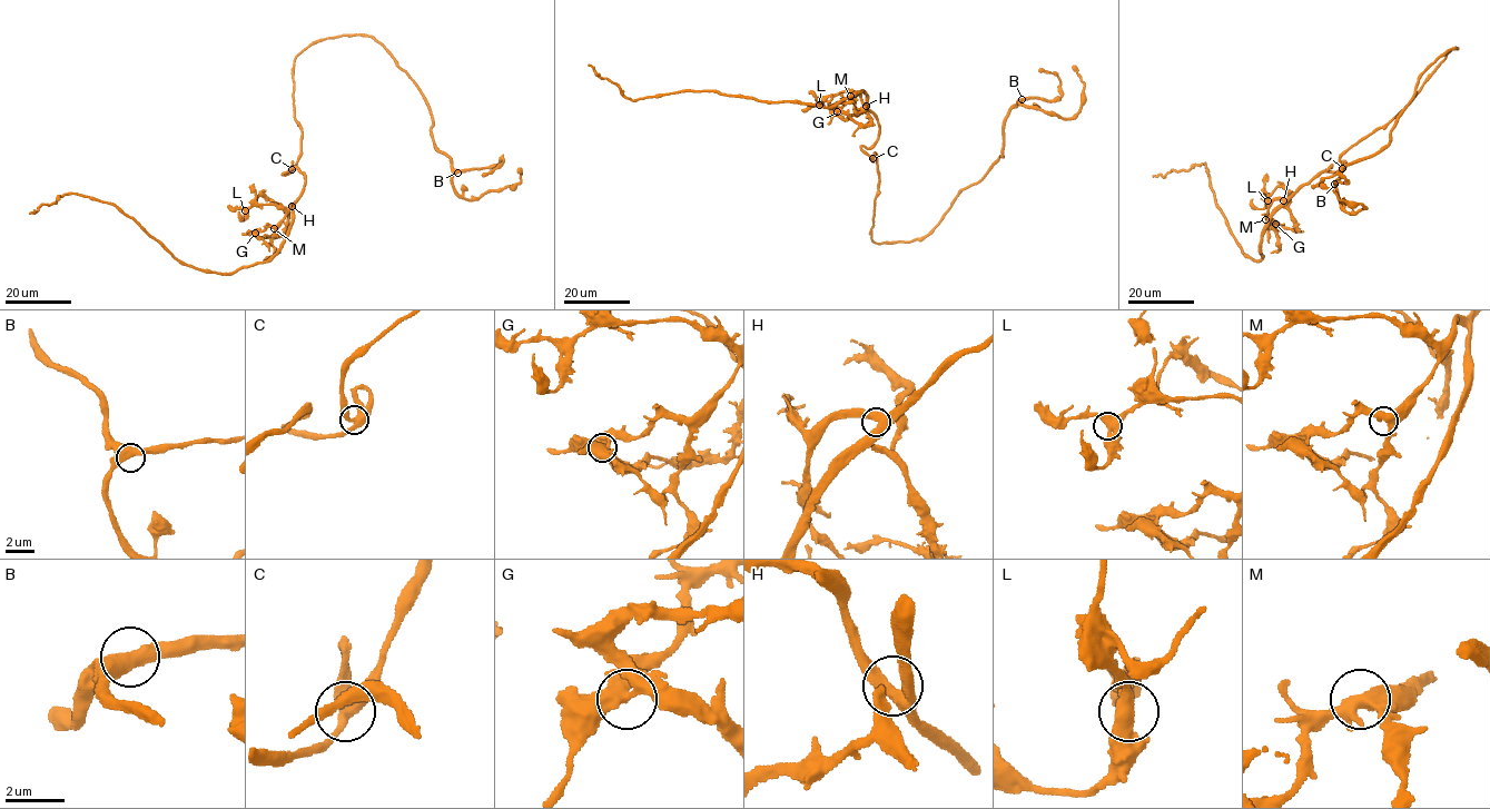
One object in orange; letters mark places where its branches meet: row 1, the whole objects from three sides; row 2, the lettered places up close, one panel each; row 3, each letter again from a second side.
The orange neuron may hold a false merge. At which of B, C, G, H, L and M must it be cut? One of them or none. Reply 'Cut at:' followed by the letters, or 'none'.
Cut at: G

